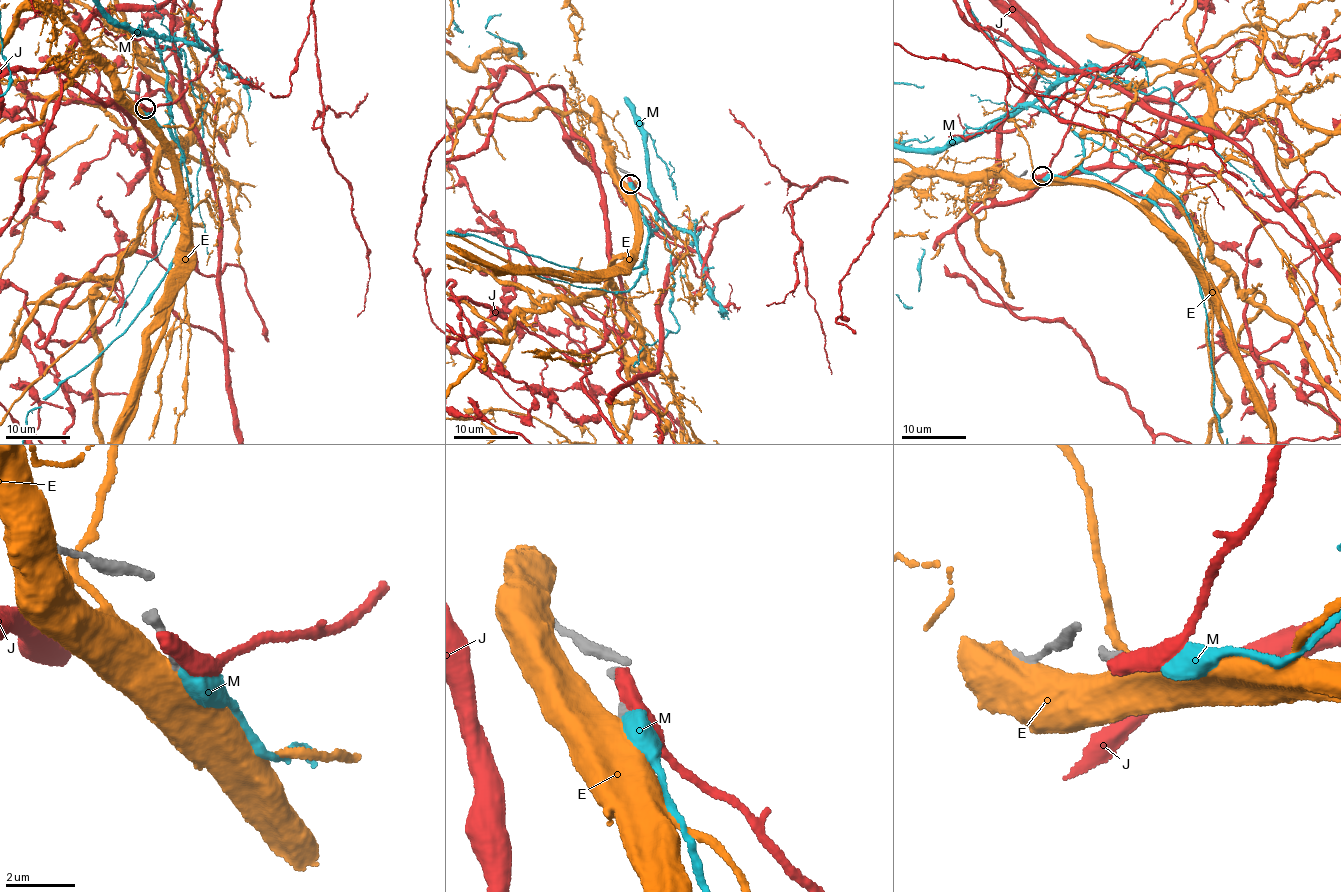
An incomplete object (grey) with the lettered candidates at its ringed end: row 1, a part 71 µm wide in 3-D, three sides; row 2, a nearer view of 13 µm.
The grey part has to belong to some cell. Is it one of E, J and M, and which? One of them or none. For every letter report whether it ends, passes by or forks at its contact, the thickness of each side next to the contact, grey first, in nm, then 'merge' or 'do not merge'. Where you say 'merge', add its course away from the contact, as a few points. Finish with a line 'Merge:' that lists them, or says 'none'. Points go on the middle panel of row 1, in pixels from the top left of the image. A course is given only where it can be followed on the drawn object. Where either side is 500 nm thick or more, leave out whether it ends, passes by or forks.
E: calibres 320 and 700 nm; do not merge
J: calibres 320 and 650 nm; do not merge
M: it ends; calibres 320 and 480 nm; do not merge
Merge: none

